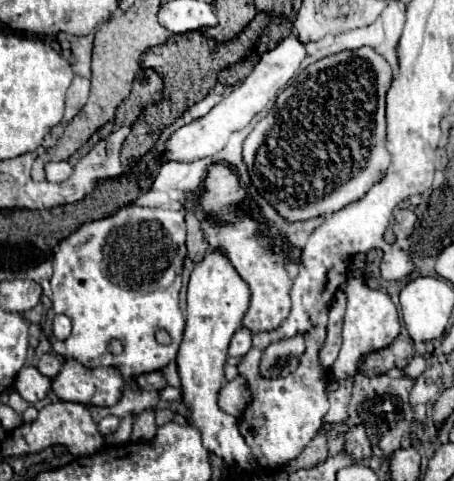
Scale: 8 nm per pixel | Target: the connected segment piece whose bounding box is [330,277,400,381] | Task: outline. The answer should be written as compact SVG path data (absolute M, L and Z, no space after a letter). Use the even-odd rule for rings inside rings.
M350 277L346 283L346 297L348 297L348 309L346 309L344 329L342 329L342 349L340 349L338 361L330 367L330 379L336 379L336 381L356 375L358 361L364 355L388 347L400 335L398 311L388 293L370 289L362 279Z

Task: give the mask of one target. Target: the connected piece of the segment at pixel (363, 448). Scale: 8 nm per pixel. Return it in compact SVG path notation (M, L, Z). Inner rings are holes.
M356 425L348 429L346 433L346 455L354 457L356 461L362 461L372 455L370 451L370 441L366 445L366 429L364 425Z

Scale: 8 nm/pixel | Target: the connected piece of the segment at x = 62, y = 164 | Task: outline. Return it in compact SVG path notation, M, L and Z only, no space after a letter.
M58 161L58 163L48 163L46 165L46 179L50 183L62 183L70 177L72 167L66 161Z

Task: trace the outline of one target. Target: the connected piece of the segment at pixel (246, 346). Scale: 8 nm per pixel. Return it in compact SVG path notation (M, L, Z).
M238 329L230 341L230 349L228 349L228 355L230 357L244 357L248 351L250 351L250 345L252 345L252 335L250 331L246 329Z

